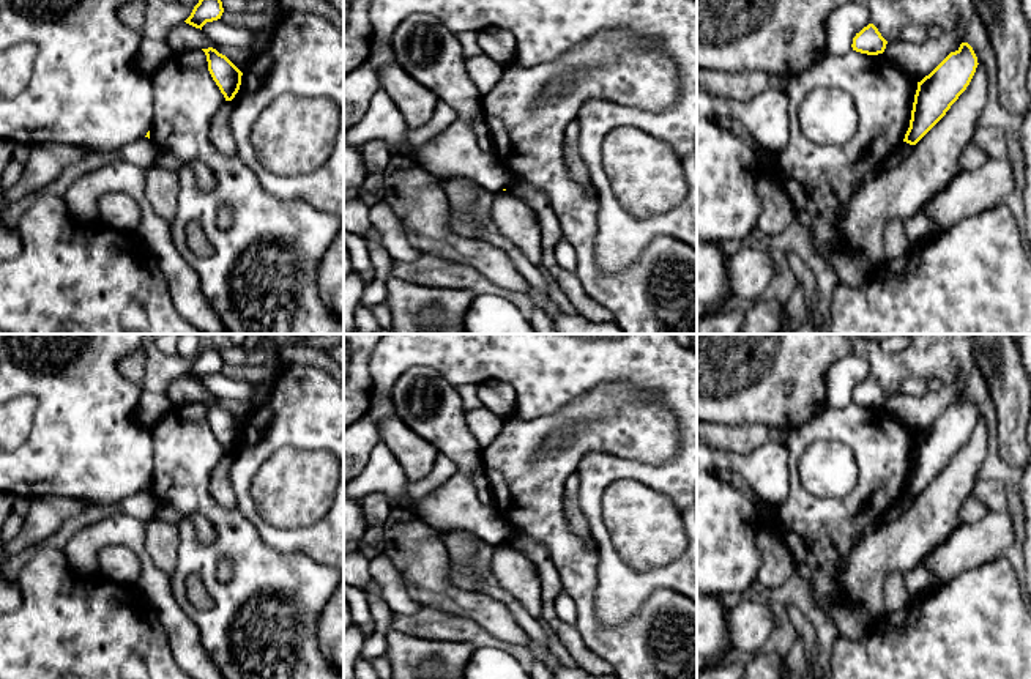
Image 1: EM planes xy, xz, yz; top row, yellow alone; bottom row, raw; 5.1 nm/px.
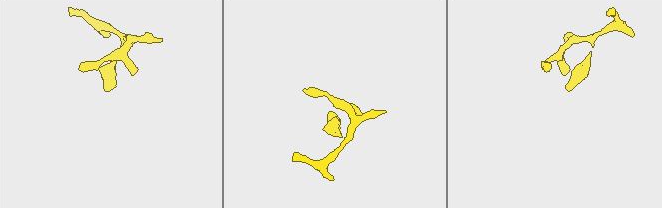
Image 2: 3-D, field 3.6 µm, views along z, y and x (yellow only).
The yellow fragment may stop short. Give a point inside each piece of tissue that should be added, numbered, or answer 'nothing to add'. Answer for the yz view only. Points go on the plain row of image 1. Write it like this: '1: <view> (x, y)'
nothing to add

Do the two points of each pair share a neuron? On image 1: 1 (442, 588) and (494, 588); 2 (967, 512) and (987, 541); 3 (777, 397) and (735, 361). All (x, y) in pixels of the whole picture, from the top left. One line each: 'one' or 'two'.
1: two
2: two
3: one

